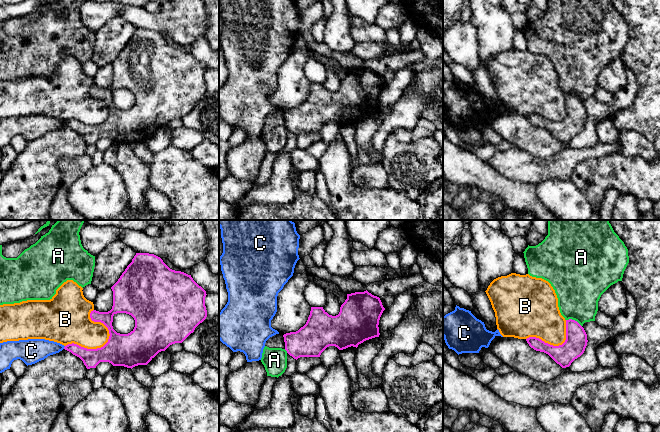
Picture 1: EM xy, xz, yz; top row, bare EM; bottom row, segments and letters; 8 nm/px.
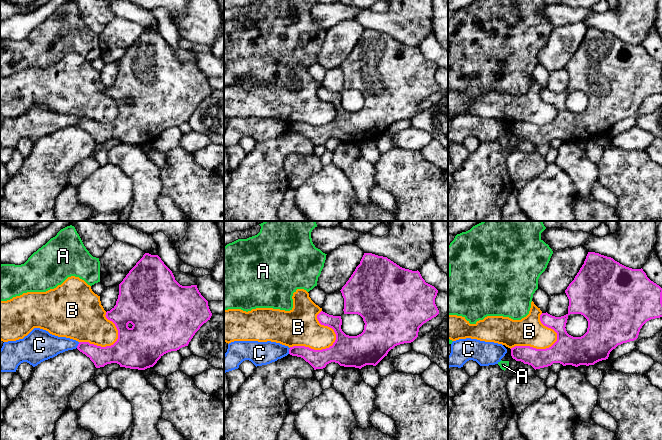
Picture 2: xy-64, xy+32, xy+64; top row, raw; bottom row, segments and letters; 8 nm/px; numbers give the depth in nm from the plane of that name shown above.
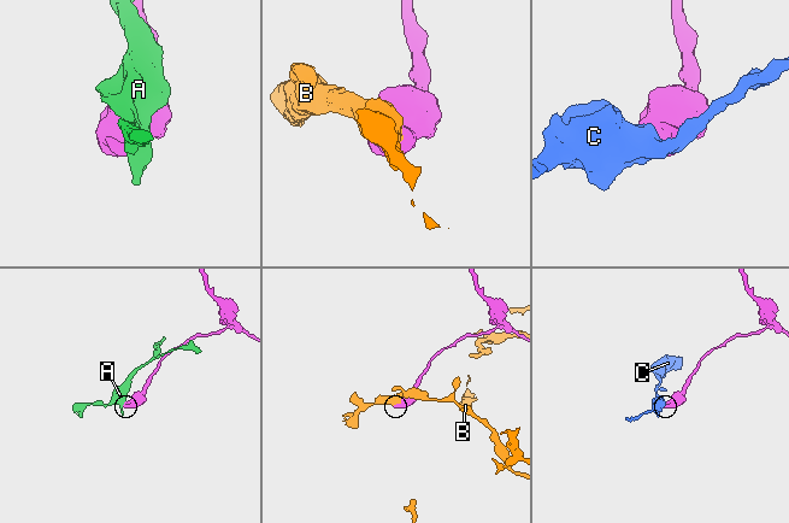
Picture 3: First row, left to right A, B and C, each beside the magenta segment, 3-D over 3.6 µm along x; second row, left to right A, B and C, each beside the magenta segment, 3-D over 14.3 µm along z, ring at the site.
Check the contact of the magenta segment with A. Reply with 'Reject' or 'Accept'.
Reject

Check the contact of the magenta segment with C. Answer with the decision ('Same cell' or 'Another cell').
Another cell

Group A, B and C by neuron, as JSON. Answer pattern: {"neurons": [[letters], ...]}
{"neurons": [["A"], ["B"], ["C"]]}

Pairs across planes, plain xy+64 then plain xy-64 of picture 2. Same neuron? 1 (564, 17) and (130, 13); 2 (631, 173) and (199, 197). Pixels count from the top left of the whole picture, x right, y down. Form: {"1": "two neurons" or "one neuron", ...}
{"1": "two neurons", "2": "one neuron"}

